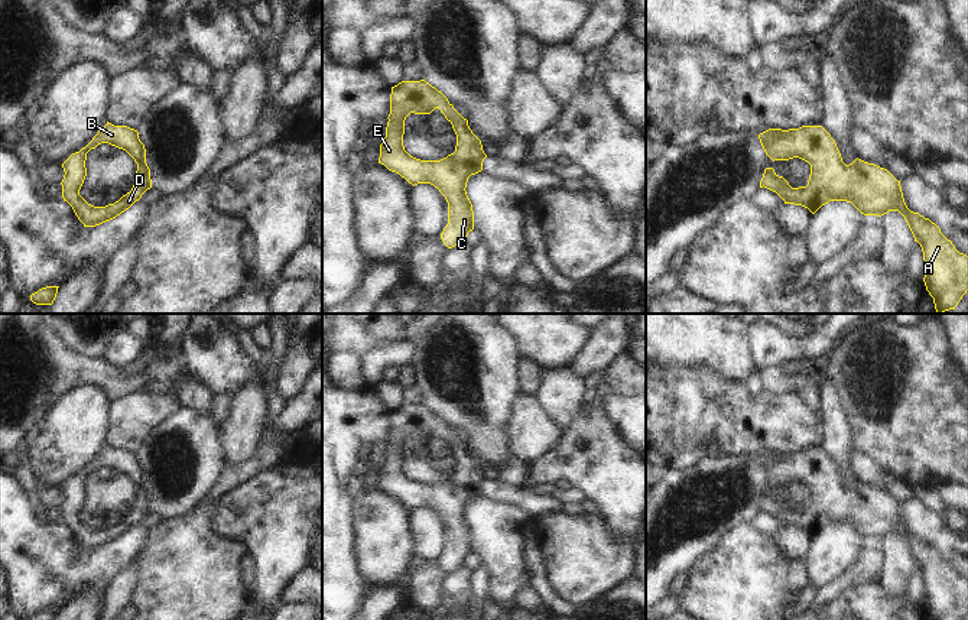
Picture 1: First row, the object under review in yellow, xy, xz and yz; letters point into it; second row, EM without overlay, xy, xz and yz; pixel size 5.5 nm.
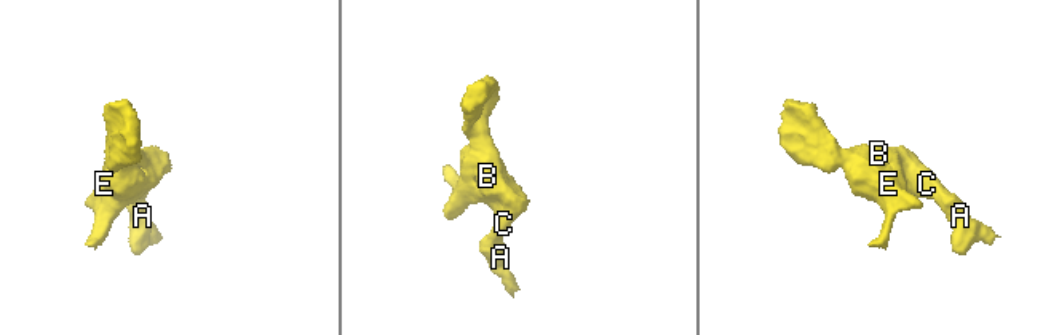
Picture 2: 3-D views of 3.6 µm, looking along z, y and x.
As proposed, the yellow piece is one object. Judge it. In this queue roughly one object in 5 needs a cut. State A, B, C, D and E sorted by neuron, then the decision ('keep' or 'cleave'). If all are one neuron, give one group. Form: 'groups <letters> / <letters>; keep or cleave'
groups A B C D E; keep

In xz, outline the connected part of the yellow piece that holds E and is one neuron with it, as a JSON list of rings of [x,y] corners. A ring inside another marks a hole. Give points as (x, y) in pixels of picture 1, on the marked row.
[[[425,79],[402,81],[392,87],[387,119],[379,163],[413,186],[431,184],[438,188],[448,202],[448,224],[441,238],[448,249],[465,243],[465,237],[474,230],[472,204],[465,188],[468,178],[483,171],[487,155],[481,140],[470,129],[468,120]],[[435,108],[452,124],[457,134],[455,152],[441,160],[420,160],[405,150],[405,120],[410,113],[431,114]]]

